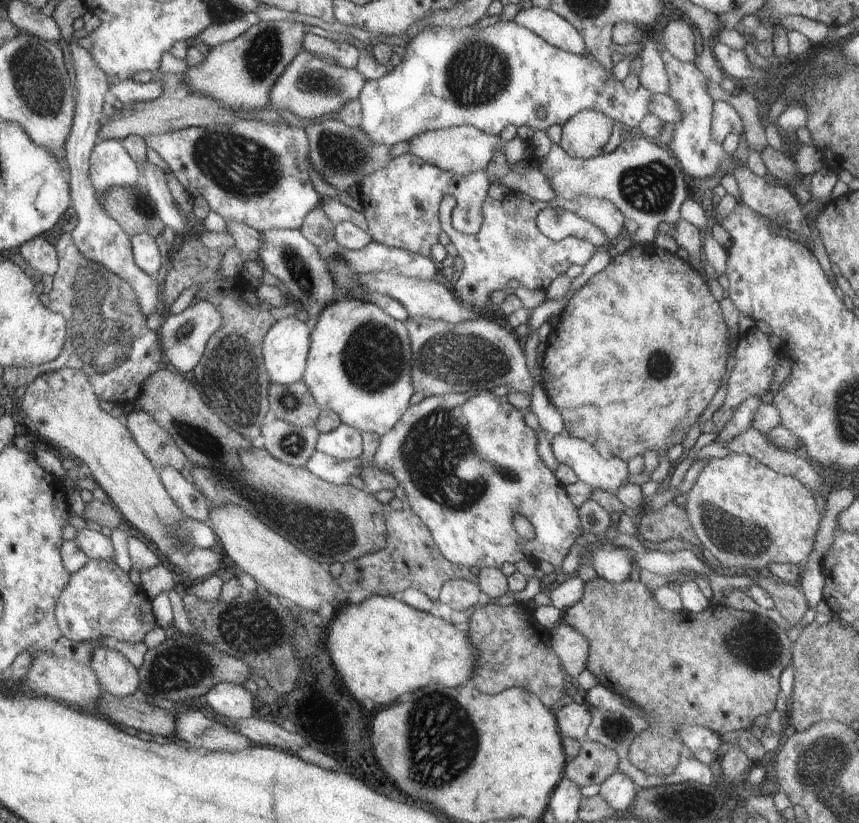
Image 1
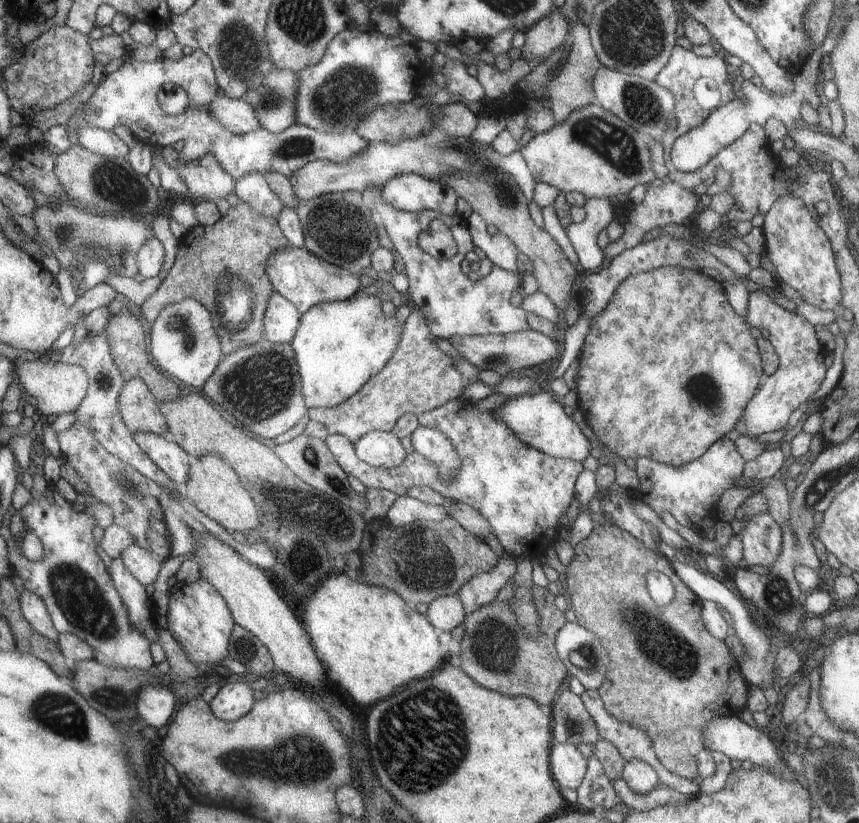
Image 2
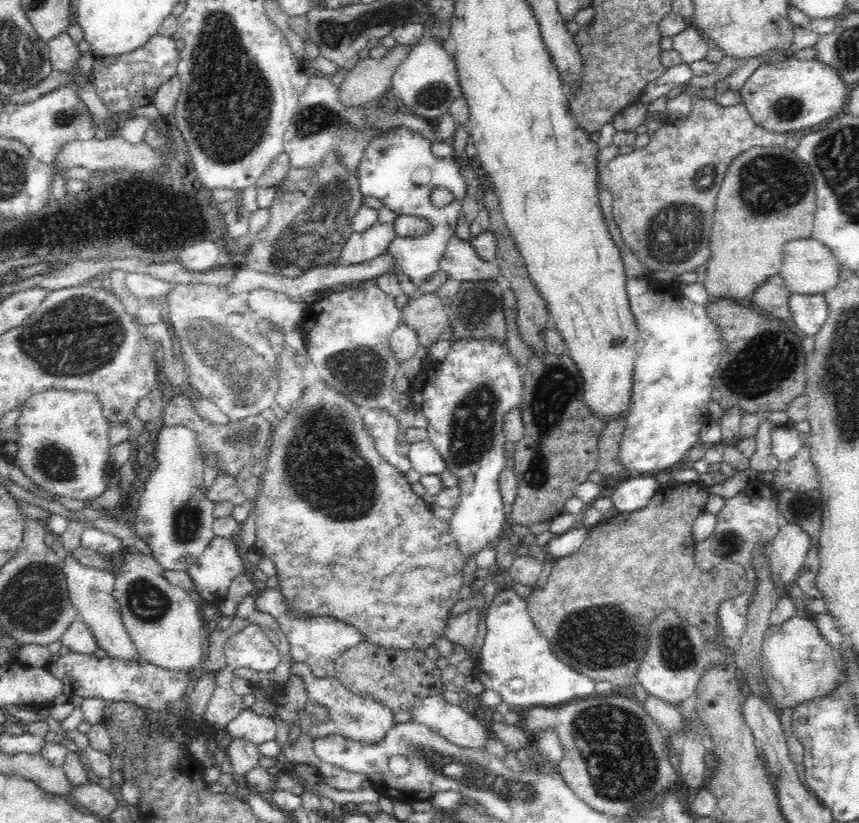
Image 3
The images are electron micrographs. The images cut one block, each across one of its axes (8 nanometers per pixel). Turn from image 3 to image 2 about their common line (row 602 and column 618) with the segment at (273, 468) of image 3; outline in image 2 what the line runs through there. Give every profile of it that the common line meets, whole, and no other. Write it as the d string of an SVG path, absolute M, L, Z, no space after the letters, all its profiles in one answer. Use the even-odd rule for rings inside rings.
M663 266L651 271L642 271L624 280L619 284L609 306L596 319L592 319L591 330L583 342L582 363L576 387L579 410L600 442L612 454L616 453L623 459L648 457L675 467L699 459L730 430L734 430L738 418L742 416L742 412L746 410L748 403L754 398L756 390L759 390L758 386L760 386L760 378L762 378L762 358L760 358L756 340L750 334L747 321L742 320L732 310L732 306L728 304L728 300L724 296L722 286L698 270Z

